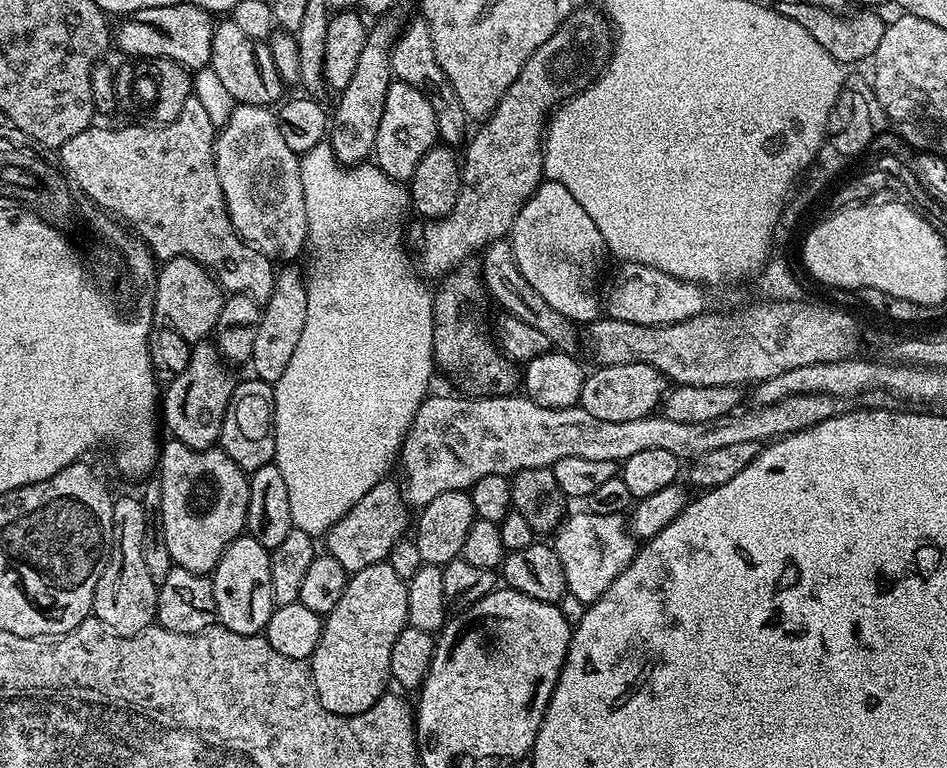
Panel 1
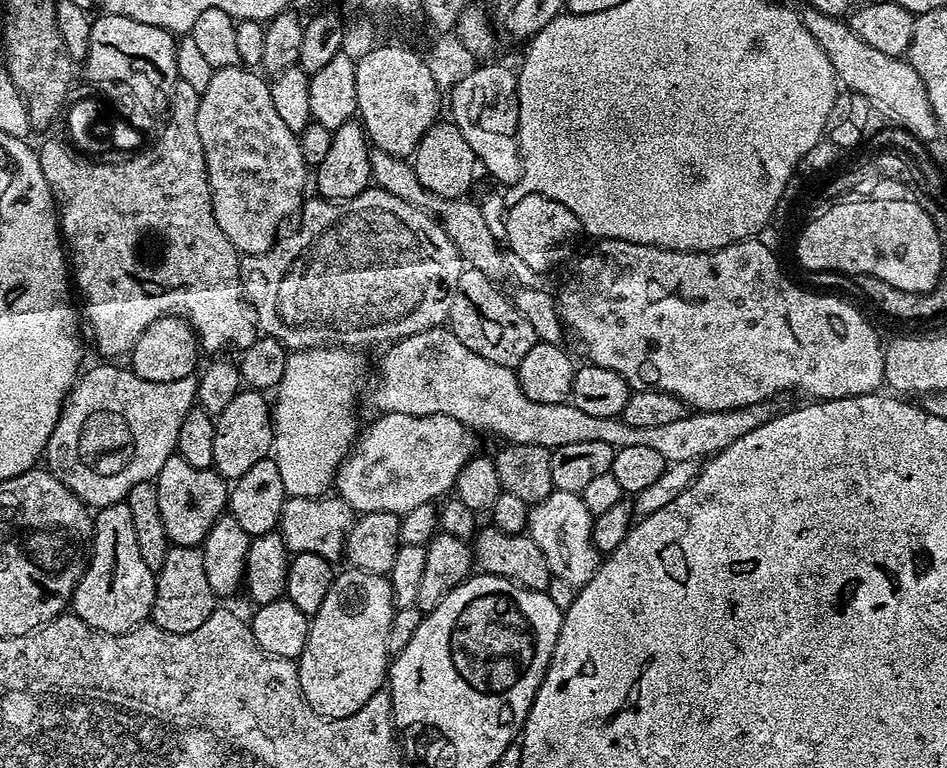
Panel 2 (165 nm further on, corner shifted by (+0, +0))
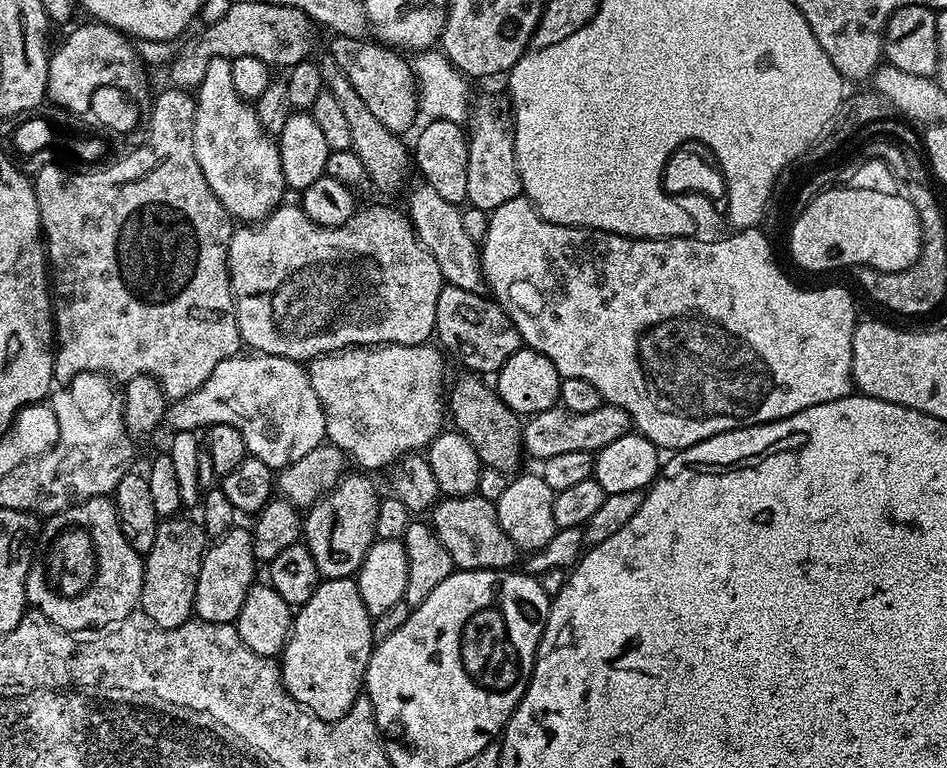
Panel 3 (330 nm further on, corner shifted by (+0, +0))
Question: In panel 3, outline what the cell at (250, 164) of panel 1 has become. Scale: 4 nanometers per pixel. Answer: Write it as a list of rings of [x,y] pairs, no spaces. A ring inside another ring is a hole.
[[[208,59],[206,75],[196,89],[192,141],[206,182],[233,219],[259,222],[280,206],[288,188],[282,174],[280,147],[258,122],[255,107],[238,94],[228,59]]]

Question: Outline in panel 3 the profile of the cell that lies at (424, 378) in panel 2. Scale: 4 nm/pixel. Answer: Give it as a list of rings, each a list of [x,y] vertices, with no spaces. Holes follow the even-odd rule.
[[[431,343],[415,344],[414,346],[402,346],[401,344],[385,344],[383,346],[353,346],[351,348],[345,348],[338,352],[329,352],[327,356],[317,356],[315,360],[311,361],[311,363],[307,365],[308,377],[310,378],[310,386],[314,386],[314,394],[318,394],[318,402],[322,402],[324,411],[328,414],[328,431],[330,433],[330,443],[333,444],[335,448],[342,449],[344,451],[345,457],[347,457],[351,463],[353,460],[354,463],[361,464],[361,466],[364,467],[361,469],[364,470],[372,470],[368,468],[384,467],[384,469],[387,469],[389,465],[393,463],[393,461],[403,456],[405,452],[414,452],[417,450],[427,449],[428,443],[430,443],[431,440],[434,439],[437,434],[439,434],[439,432],[445,427],[446,424],[446,380],[444,384],[444,360],[446,361],[445,353],[441,351],[439,347],[433,346]]]

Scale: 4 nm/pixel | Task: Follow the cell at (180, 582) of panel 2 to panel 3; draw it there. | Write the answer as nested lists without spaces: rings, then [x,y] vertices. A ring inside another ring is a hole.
[[[177,514],[157,523],[154,546],[143,557],[144,577],[139,611],[145,612],[150,622],[158,622],[163,628],[177,628],[194,616],[194,590],[198,586],[198,570],[202,570],[204,549],[210,537],[194,519],[183,520]]]

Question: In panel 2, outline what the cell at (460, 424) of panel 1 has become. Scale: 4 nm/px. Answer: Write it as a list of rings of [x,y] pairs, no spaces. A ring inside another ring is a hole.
[[[385,412],[379,418],[381,420],[376,420],[369,426],[364,437],[361,435],[353,443],[348,455],[341,462],[340,469],[336,471],[335,491],[340,499],[352,507],[353,513],[393,512],[395,516],[402,517],[414,510],[414,506],[439,501],[455,489],[456,476],[462,470],[462,466],[466,466],[466,462],[477,455],[477,433],[446,414],[411,416]]]

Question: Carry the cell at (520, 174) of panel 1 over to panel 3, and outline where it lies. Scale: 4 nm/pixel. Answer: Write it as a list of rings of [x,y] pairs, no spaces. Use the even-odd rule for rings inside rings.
[[[281,203],[259,223],[245,223],[233,231],[228,243],[228,276],[232,280],[232,298],[236,302],[236,321],[241,341],[248,344],[253,353],[266,356],[281,356],[301,362],[311,362],[317,356],[327,356],[329,352],[338,352],[353,346],[383,346],[385,344],[401,344],[414,346],[427,344],[433,339],[436,331],[436,303],[438,294],[446,286],[442,274],[438,270],[438,262],[427,252],[420,239],[412,230],[412,221],[403,211],[395,212],[392,208],[383,208],[376,204],[373,208],[361,207],[342,226],[323,228],[318,226],[304,213],[299,203]]]

